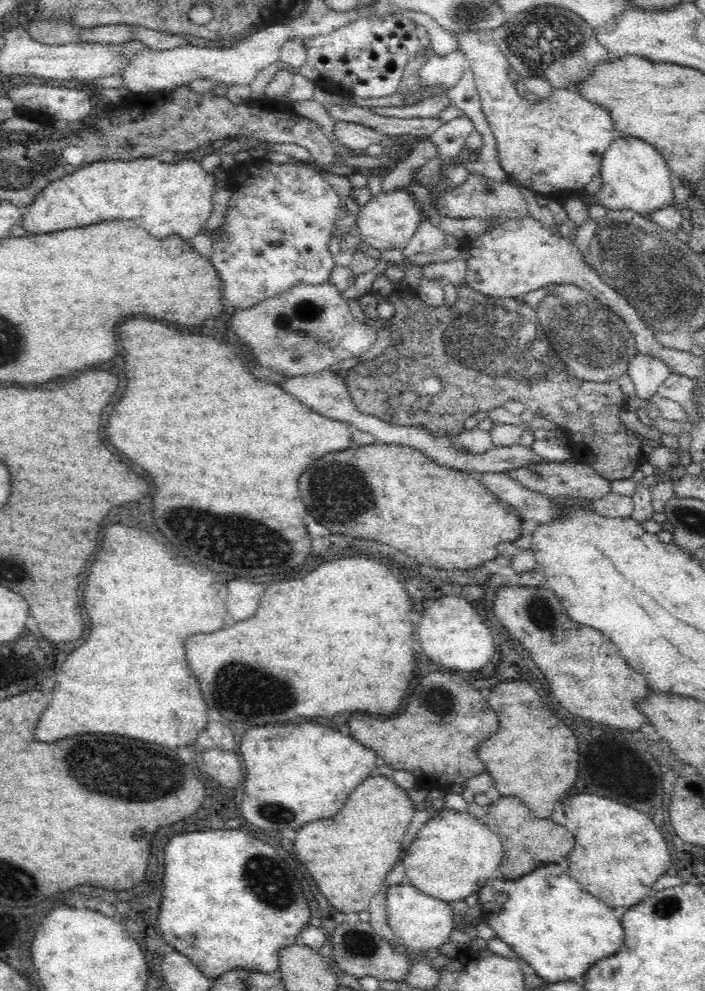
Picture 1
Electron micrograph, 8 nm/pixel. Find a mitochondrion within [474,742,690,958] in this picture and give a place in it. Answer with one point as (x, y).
(667, 906)

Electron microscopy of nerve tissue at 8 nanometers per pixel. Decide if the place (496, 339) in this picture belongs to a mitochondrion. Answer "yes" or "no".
yes

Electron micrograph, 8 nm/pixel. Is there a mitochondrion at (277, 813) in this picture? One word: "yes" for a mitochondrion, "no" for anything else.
yes

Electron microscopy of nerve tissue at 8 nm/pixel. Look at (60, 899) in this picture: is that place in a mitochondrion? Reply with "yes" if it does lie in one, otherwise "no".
no

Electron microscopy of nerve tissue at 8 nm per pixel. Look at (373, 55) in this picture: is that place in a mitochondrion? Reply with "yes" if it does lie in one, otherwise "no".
no

